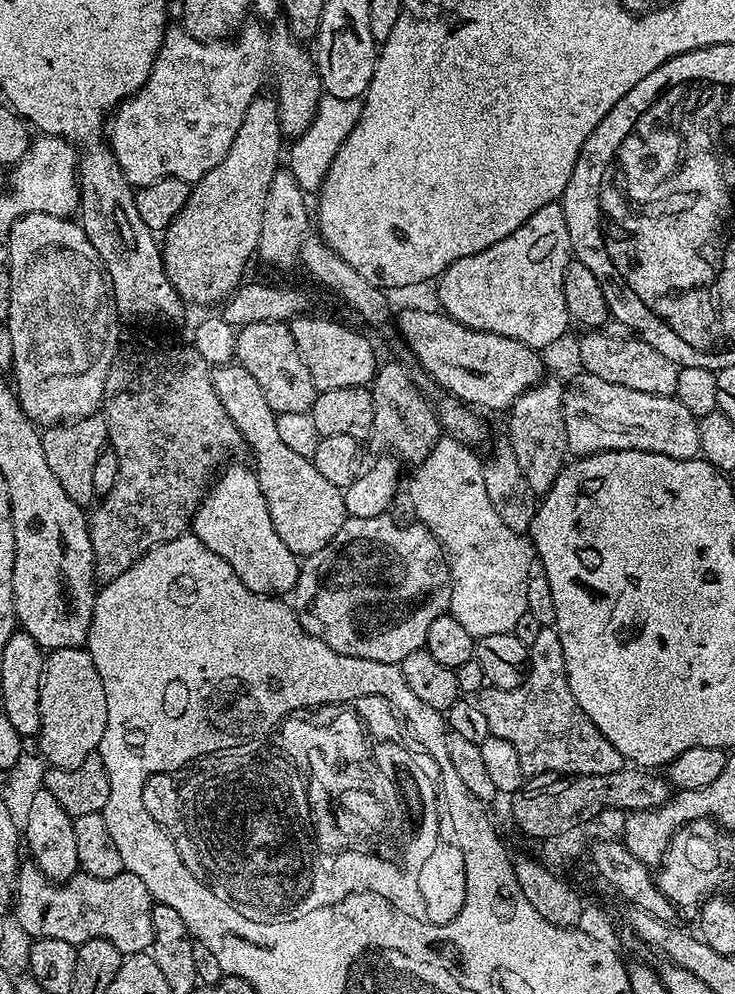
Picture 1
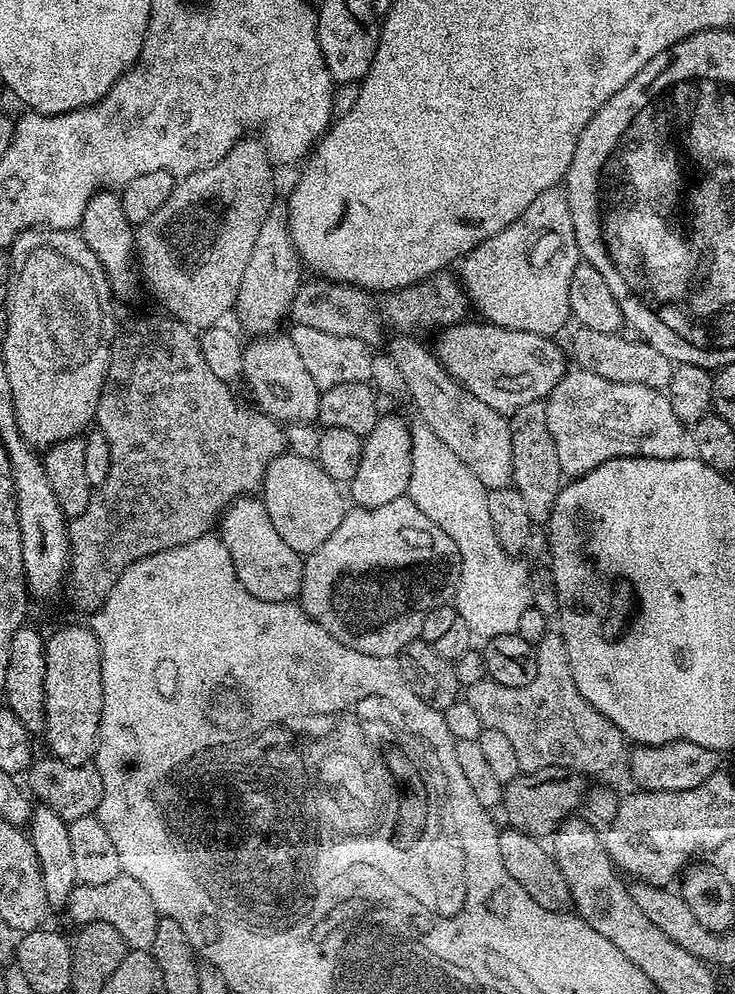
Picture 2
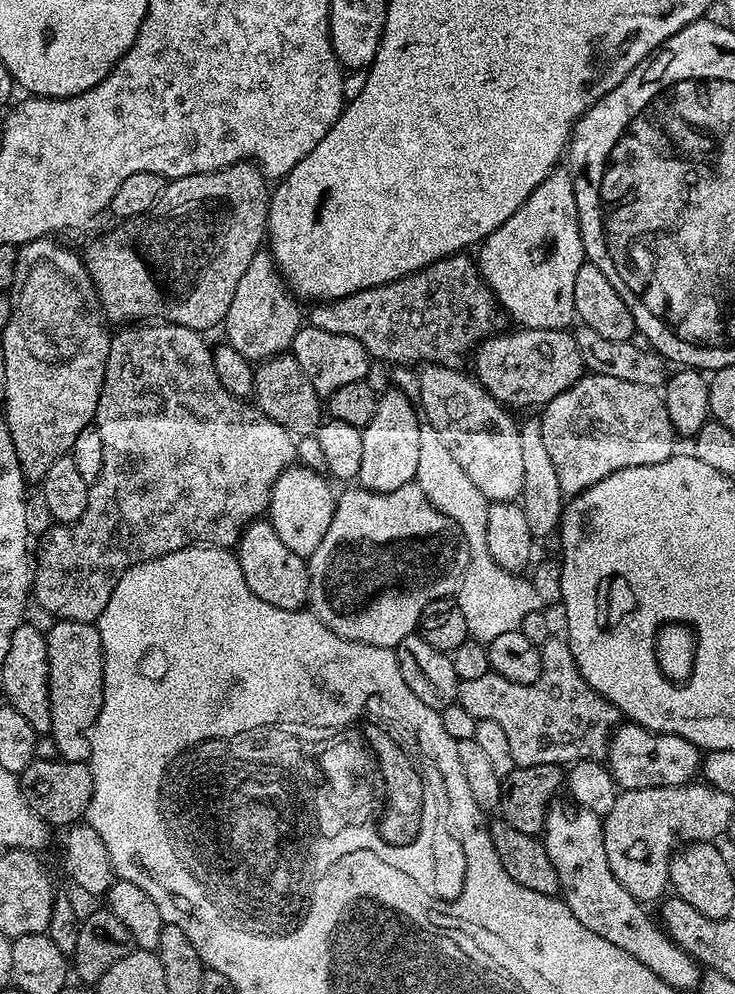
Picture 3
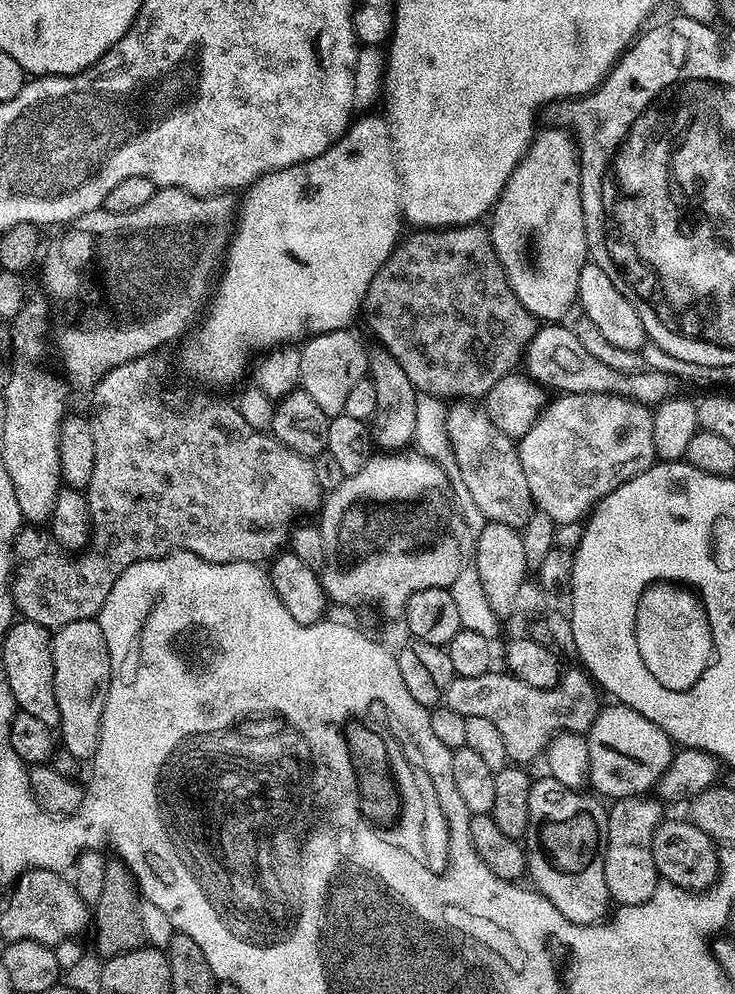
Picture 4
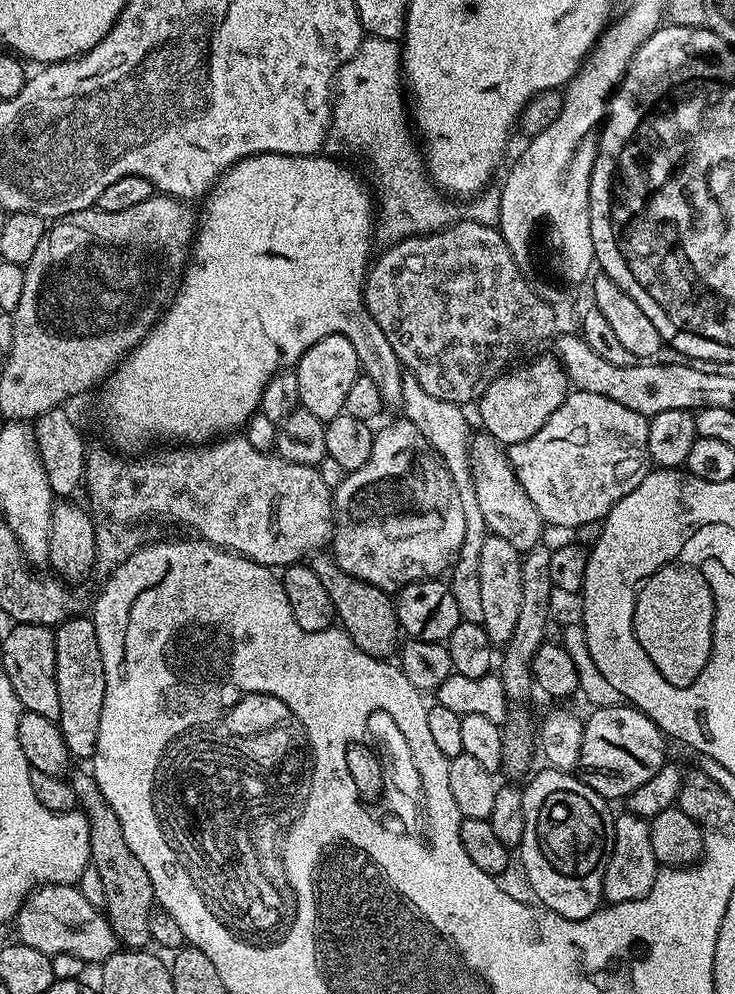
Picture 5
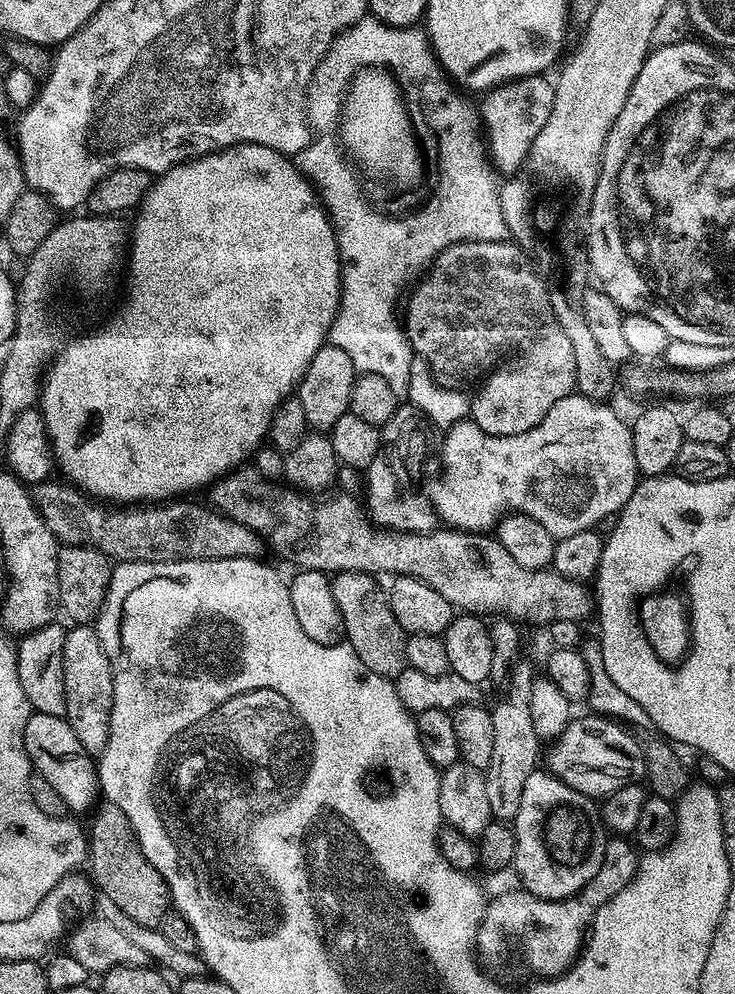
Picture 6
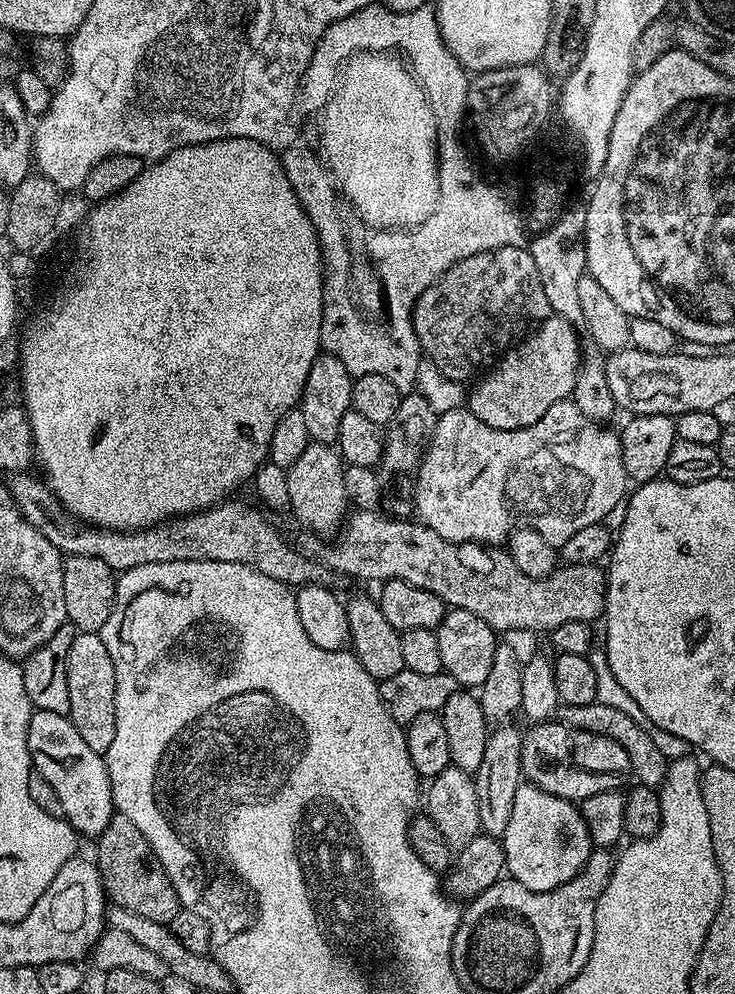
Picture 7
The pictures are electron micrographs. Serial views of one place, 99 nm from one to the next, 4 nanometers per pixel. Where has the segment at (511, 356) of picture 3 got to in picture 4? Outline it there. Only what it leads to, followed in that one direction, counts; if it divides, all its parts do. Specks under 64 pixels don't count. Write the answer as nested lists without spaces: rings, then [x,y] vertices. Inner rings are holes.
[[[548,322],[537,327],[534,338],[528,344],[528,351],[524,354],[523,367],[528,367],[526,376],[535,381],[541,388],[551,390],[556,394],[570,392],[615,392],[618,396],[629,396],[640,404],[655,406],[673,395],[672,380],[664,372],[635,372],[622,374],[610,370],[594,358],[594,354],[586,351],[586,346],[578,342],[575,331],[571,327],[563,328],[560,322]]]

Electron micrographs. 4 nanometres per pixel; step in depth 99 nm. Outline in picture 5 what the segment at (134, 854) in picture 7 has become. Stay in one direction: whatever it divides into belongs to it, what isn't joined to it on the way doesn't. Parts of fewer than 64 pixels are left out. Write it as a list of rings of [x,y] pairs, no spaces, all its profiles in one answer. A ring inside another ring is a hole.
[[[73,771],[70,776],[70,783],[76,795],[77,805],[82,809],[84,817],[88,819],[88,851],[91,867],[98,870],[98,878],[102,878],[102,890],[104,891],[103,913],[108,917],[117,941],[128,950],[144,950],[149,947],[152,935],[150,934],[150,918],[154,911],[154,897],[150,886],[150,876],[146,870],[142,870],[142,864],[134,854],[130,854],[130,848],[126,846],[126,840],[122,834],[122,826],[118,822],[118,816],[106,802],[98,782],[92,777],[91,771]]]

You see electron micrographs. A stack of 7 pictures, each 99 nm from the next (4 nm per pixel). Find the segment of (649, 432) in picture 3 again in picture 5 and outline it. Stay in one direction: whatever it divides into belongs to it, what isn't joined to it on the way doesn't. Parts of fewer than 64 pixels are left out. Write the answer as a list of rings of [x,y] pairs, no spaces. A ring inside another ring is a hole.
[[[572,390],[562,406],[546,418],[546,426],[542,426],[534,438],[511,445],[507,449],[508,460],[516,470],[518,482],[522,482],[522,490],[526,490],[526,494],[530,494],[530,502],[538,506],[538,514],[545,525],[580,528],[583,524],[595,525],[603,521],[608,511],[649,474],[648,422],[649,417],[626,410],[626,406],[610,398],[602,398],[602,394]]]

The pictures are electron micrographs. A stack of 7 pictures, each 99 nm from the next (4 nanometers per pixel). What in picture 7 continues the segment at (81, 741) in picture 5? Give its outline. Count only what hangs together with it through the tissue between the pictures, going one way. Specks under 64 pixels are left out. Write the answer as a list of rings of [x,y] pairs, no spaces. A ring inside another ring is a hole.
[[[77,632],[74,642],[70,642],[70,655],[66,658],[66,687],[70,689],[68,719],[90,745],[90,750],[107,754],[116,733],[116,675],[110,650],[106,650],[106,642],[99,632]]]

